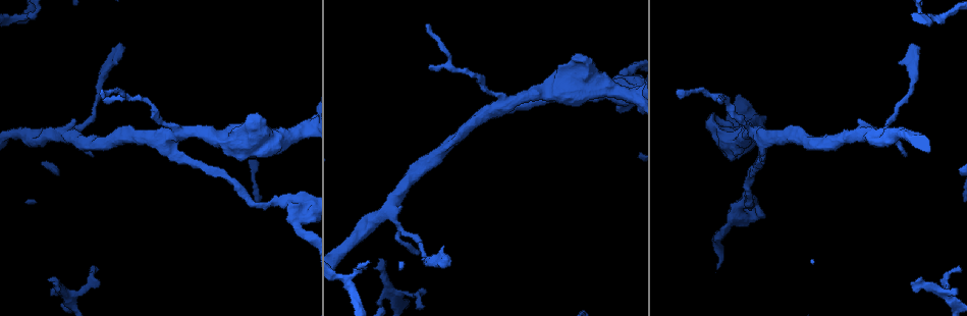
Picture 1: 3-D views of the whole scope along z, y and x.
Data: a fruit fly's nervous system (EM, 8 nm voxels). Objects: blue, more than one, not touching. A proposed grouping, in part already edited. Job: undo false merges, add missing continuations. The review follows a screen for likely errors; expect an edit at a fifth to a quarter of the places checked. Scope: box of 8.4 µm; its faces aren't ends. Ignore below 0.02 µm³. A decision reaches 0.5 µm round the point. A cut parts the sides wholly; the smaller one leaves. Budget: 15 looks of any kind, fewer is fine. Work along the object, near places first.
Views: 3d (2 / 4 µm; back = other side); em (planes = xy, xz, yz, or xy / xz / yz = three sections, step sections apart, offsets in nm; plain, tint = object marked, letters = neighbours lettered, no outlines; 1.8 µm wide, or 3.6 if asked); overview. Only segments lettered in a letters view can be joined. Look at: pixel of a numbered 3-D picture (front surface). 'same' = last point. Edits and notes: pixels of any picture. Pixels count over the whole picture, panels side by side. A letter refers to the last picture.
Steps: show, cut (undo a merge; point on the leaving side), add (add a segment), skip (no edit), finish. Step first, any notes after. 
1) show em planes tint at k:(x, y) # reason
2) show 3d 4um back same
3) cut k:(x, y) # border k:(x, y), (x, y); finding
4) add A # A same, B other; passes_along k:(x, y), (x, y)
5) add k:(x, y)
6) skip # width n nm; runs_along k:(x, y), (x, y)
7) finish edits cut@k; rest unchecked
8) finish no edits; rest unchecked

show em planes letters at 1:(343, 281) # branch point

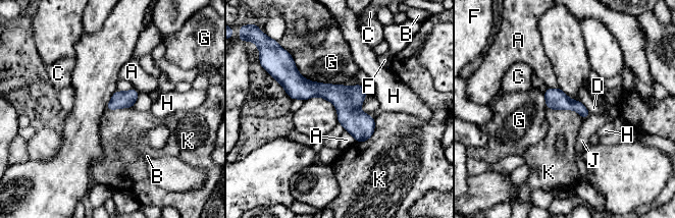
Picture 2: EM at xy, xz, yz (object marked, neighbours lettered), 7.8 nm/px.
skip # width 130 nm; A other, B other, C other, D other, F other, G other, H other, J other, K other; border 2:(547, 107), (575, 110), (580, 115); all the same cell

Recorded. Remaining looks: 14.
show 3d 4um back at 1:(493, 109) # four arms meet

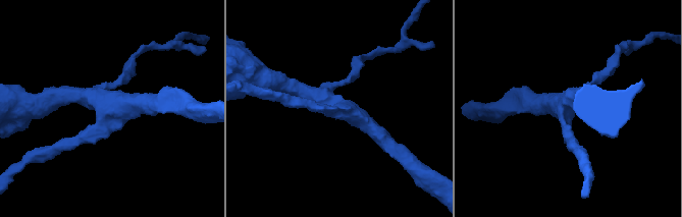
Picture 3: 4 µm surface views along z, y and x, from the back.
show em planes letters at 3:(113, 103) # arms 4

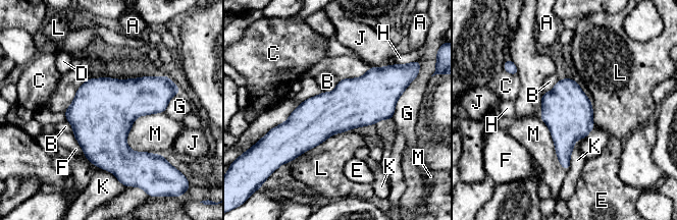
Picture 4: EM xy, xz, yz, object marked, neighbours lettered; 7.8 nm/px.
skip # A other, B other, C other, D other, E other, F other, G other, H other, J other, K other, L other, M other; border 4:(340, 80), (331, 91), (322, 92); one cell here

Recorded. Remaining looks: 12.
show em 3.6um planes letters at 1:(286, 202) # three arms meet

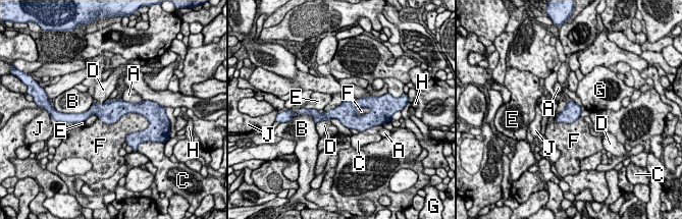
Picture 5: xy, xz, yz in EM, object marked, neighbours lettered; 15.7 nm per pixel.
skip # A other, B other, C other, D other, E other, F other, G other, H other, J other; runs_along 5:(312, 112), (350, 119), (371, 114); continuous, no second cell

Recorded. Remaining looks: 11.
show 3d 2um at 1:(448, 259) # end of a long branch

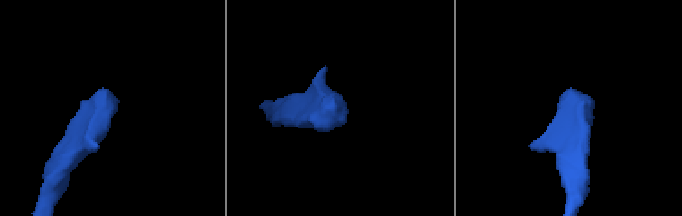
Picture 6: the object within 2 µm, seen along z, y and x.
show em planes letters at 6:(565, 91) # need the tissue

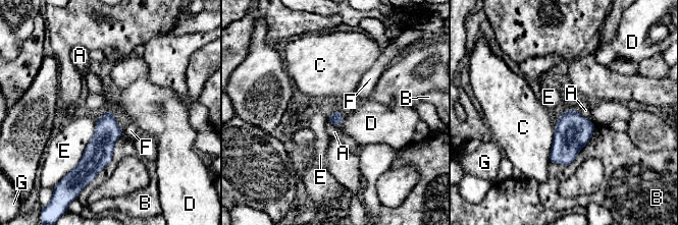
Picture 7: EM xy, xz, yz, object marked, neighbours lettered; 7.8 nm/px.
skip # A other, B other, C other, D other, E other, F other, G other; border 7:(569, 108), (579, 112), (594, 124); none of them fits

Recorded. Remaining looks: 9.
show em 3.6um planes letters at 1:(379, 259) # free end

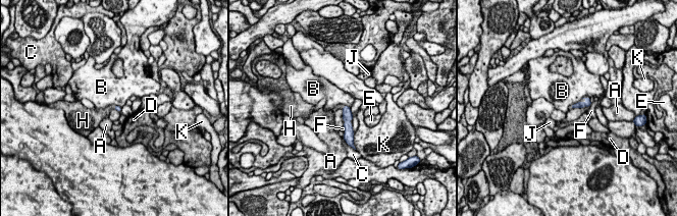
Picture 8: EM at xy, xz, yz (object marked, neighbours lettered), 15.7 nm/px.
add H # A other, B other, C other, D other, E other, F other, H same, J other, K other; passes_along 8:(117, 108), (114, 107), (102, 113); it goes on there

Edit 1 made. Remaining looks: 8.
show overview

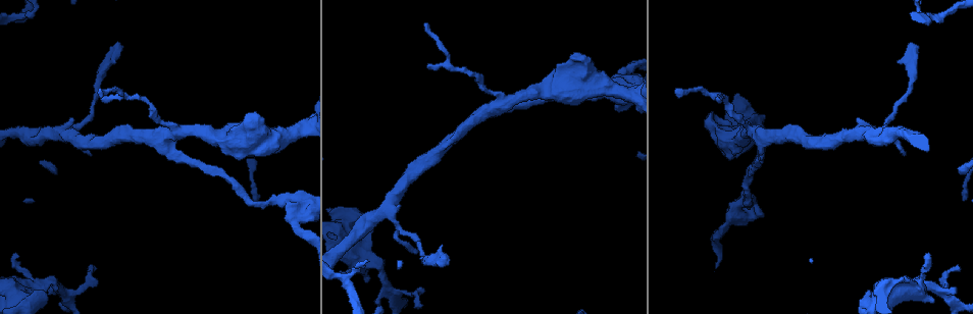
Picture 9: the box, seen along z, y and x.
show 3d 4um back at 9:(717, 96) # thin end

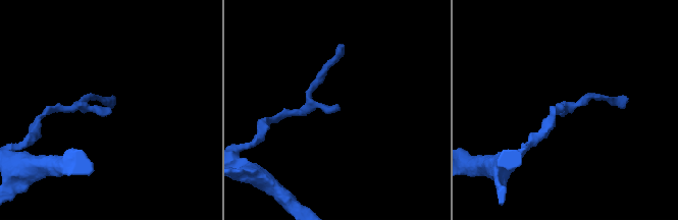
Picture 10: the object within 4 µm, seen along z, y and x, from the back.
show em yz step 4 letters at 10:(110, 108) # shape alone is not enough

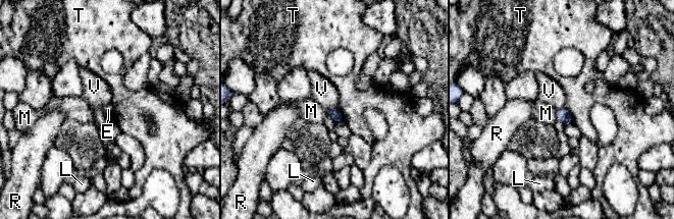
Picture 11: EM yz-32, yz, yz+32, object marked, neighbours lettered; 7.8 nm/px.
show em xy step 16 letters same # another direction

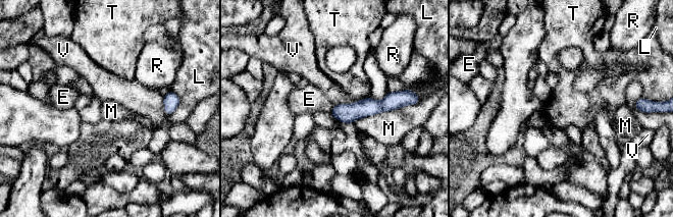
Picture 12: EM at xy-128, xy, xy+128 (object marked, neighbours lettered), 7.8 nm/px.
skip # width 160 nm; E other, L other, M other, R other, T other, V other; none of them fits

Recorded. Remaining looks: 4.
finish edits add@8; rest unchecked

